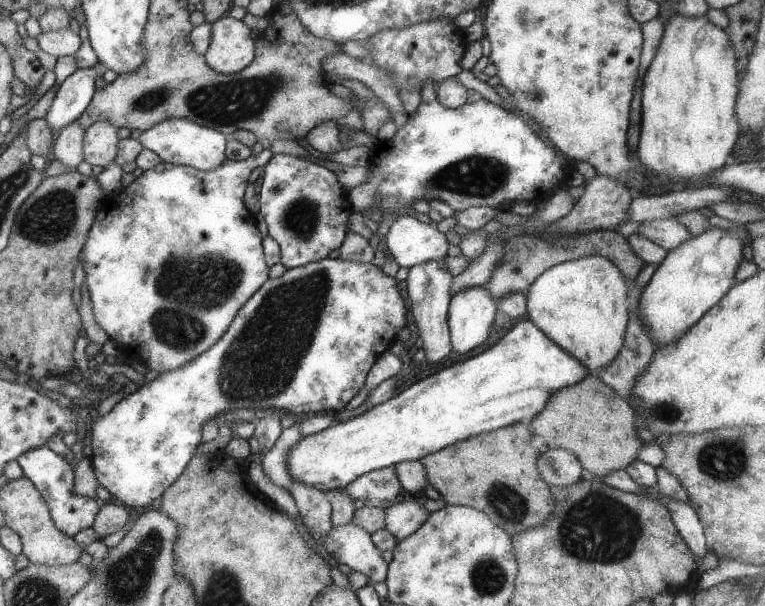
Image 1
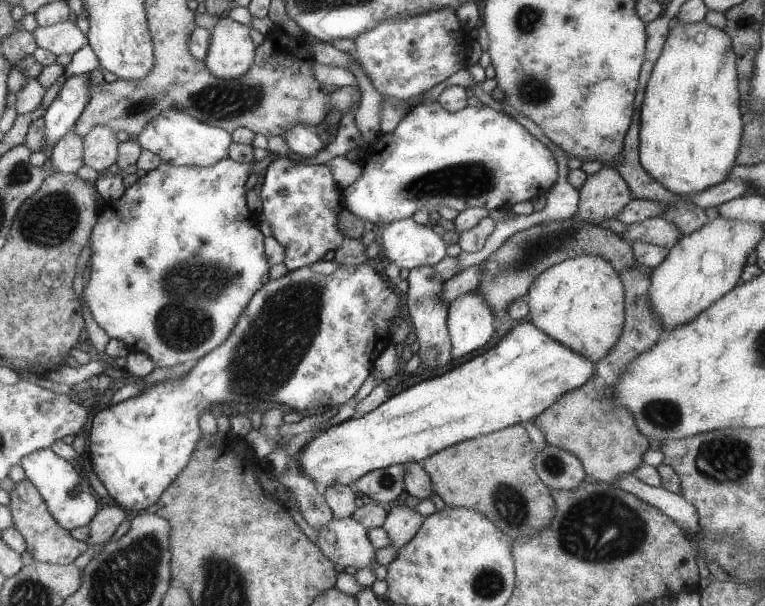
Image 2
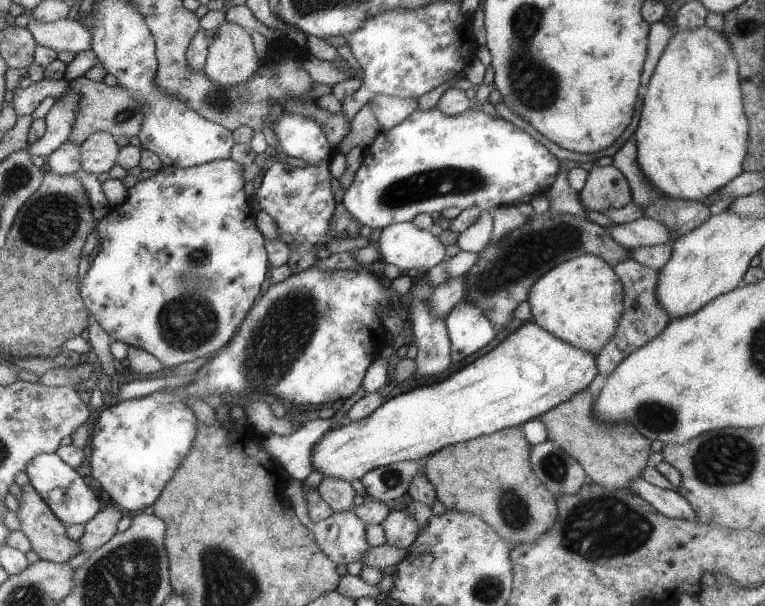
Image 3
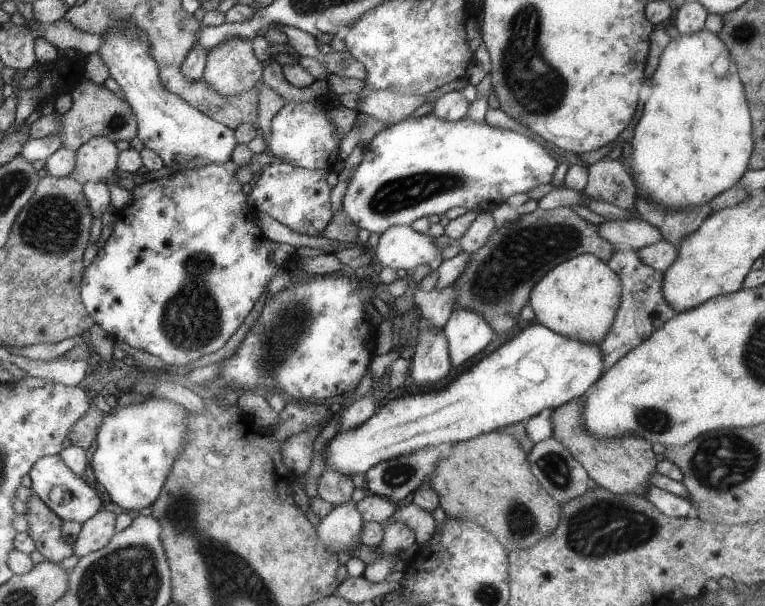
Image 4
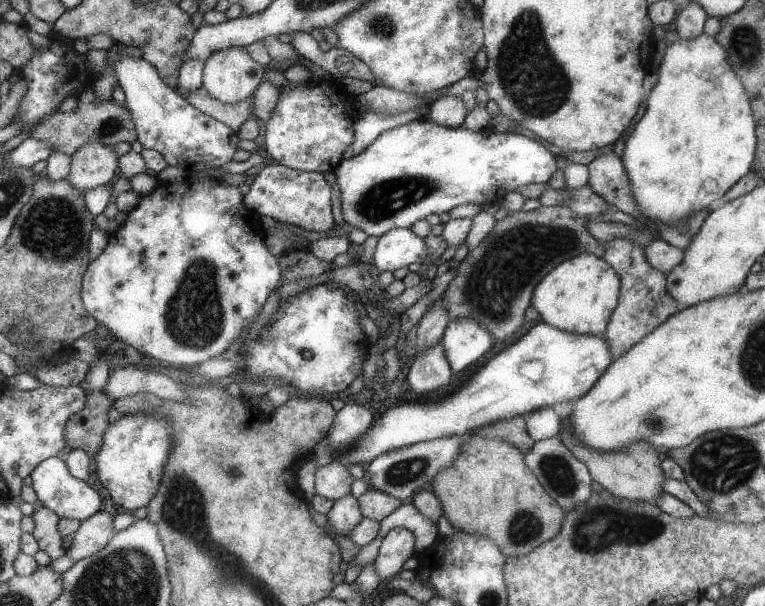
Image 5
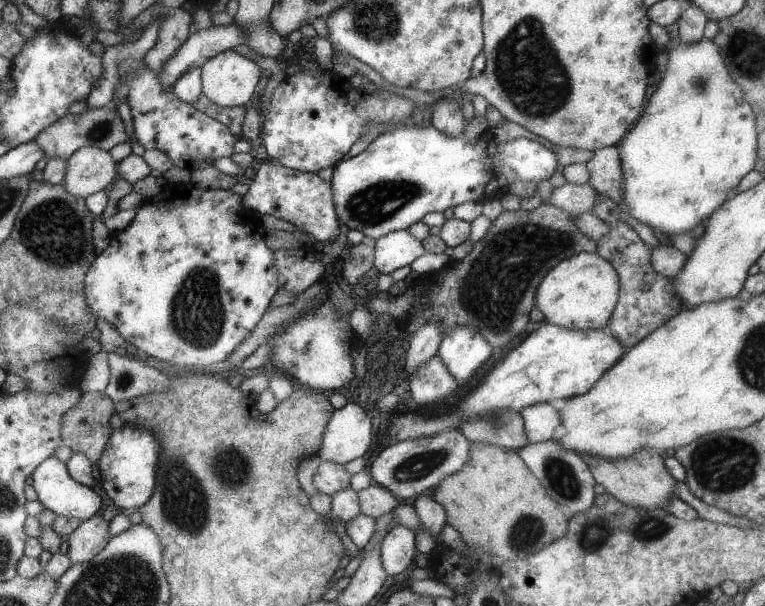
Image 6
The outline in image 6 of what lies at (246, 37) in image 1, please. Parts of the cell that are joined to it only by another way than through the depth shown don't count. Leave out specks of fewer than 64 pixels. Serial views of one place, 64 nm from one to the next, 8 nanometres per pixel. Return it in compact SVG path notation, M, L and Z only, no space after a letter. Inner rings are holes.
M225 50L201 66L201 94L221 108L245 106L249 100L257 98L261 84L263 70L257 66L257 62L243 58L233 50Z

